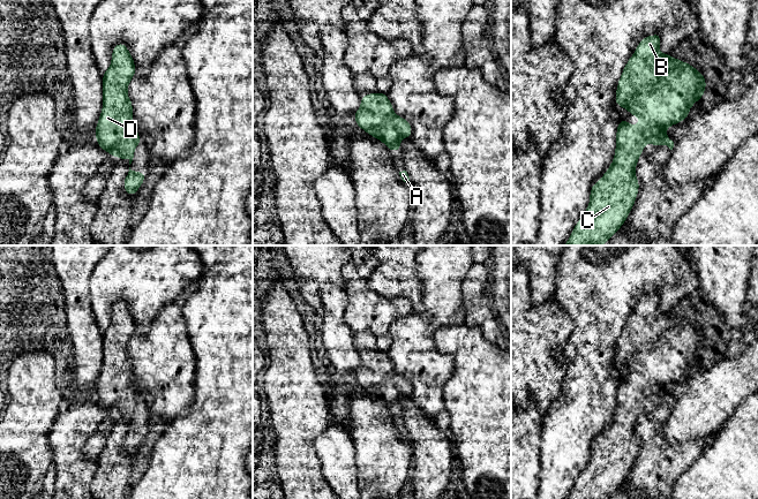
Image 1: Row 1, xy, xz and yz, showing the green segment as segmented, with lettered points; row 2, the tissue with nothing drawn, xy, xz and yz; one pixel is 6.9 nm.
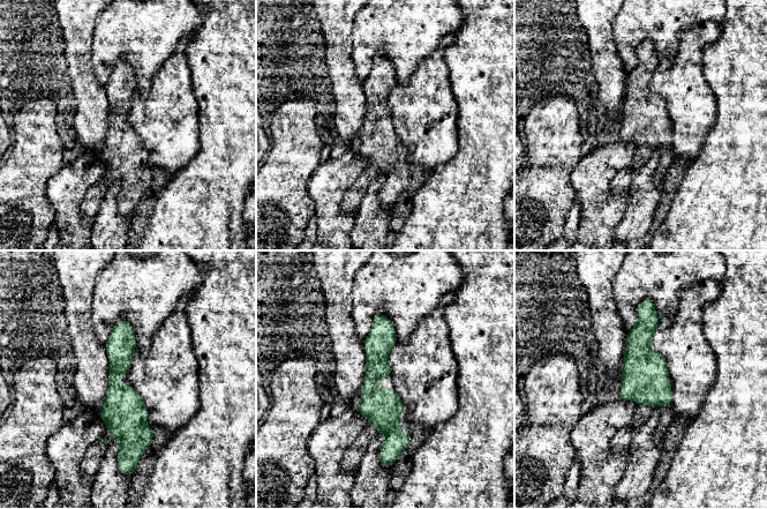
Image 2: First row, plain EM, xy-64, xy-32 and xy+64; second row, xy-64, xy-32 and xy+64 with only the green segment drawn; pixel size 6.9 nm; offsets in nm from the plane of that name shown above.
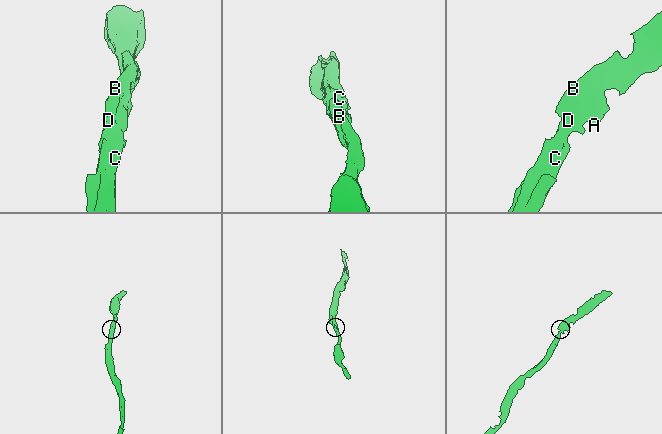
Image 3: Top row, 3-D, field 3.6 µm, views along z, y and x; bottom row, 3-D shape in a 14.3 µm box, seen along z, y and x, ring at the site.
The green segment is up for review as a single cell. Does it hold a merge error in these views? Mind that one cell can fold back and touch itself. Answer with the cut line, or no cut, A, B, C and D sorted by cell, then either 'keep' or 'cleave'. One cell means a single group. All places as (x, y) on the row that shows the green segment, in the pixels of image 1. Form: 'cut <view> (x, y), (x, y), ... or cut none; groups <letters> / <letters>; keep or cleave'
cut none; groups A B C D; keep

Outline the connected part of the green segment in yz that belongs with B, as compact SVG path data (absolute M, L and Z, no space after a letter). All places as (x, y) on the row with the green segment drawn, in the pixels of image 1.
M660 32L644 37L622 71L615 103L638 116L640 123L636 127L629 124L626 119L618 121L614 160L603 176L592 186L588 207L563 245L603 245L611 239L625 222L638 195L639 181L635 169L645 143L650 142L654 146L666 144L673 150L674 142L666 136L666 129L689 118L691 106L705 93L706 78L703 74L669 53L660 53L660 40Z

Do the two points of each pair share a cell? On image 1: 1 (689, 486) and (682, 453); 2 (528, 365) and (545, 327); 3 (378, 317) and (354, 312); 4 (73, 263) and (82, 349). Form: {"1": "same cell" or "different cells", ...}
{"1": "different cells", "2": "same cell", "3": "same cell", "4": "same cell"}

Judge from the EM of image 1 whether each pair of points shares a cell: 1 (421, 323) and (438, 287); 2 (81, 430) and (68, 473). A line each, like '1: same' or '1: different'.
1: same
2: same

